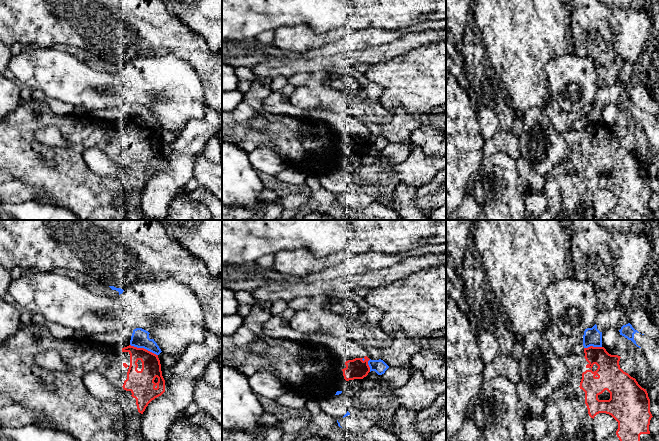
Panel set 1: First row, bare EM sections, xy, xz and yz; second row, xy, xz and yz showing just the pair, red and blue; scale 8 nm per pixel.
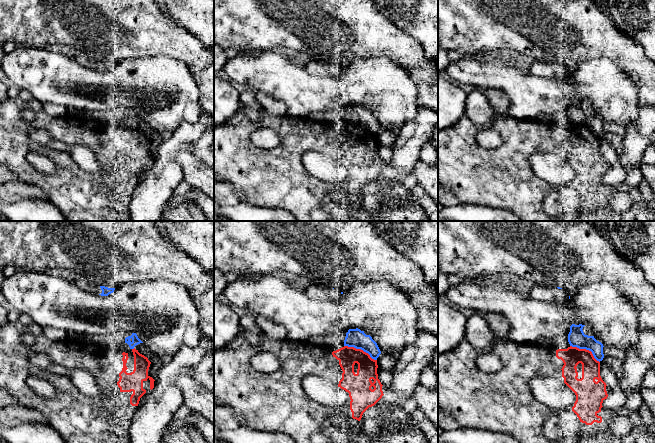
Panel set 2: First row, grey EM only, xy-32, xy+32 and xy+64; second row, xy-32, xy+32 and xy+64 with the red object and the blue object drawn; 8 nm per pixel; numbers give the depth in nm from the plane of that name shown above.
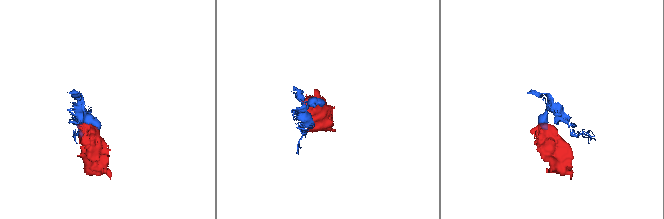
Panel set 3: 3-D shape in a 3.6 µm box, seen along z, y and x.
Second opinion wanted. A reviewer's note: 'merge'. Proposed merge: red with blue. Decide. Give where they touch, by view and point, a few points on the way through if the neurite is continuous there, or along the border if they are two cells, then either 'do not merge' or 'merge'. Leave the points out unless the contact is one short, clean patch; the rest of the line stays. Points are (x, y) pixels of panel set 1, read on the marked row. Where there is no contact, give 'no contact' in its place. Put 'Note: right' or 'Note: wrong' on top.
Note: wrong
xy (143, 348) | do not merge

